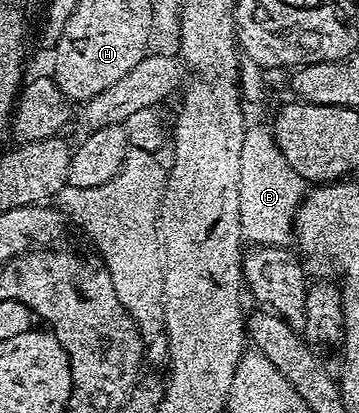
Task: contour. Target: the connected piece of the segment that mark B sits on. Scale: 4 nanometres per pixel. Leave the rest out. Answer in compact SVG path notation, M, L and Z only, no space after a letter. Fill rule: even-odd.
M248 125L243 132L239 223L243 229L244 239L248 243L257 246L282 246L287 242L286 238L292 237L295 211L299 209L299 204L303 201L305 193L305 179L287 163L287 158L279 149L276 135L270 129L268 130L263 126Z

